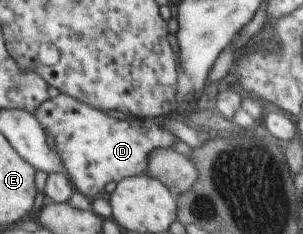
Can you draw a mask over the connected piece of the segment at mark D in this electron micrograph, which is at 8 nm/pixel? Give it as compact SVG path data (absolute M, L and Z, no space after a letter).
M62 93L41 103L33 114L46 135L54 138L56 151L64 161L65 173L74 190L90 200L102 192L109 181L118 183L121 179L145 174L148 153L154 149L172 148L179 141L162 127L162 118L116 119Z

